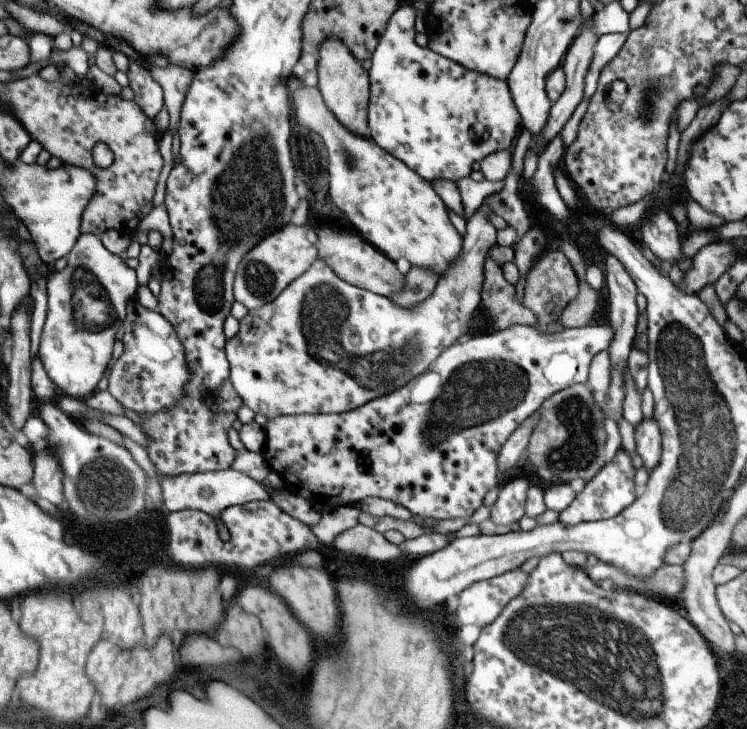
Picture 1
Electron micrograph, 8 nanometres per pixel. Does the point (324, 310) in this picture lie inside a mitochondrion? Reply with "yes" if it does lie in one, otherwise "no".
yes

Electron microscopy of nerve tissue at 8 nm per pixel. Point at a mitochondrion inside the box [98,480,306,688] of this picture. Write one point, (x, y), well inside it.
(146, 546)

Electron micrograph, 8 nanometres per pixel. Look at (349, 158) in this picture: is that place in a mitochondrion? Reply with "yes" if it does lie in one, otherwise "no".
yes

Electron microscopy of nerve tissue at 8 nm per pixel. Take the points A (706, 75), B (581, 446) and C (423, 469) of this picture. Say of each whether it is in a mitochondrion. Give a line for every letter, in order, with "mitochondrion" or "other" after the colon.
A: other
B: mitochondrion
C: other

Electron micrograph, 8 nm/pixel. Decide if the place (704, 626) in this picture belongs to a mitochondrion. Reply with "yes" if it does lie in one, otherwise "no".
no

